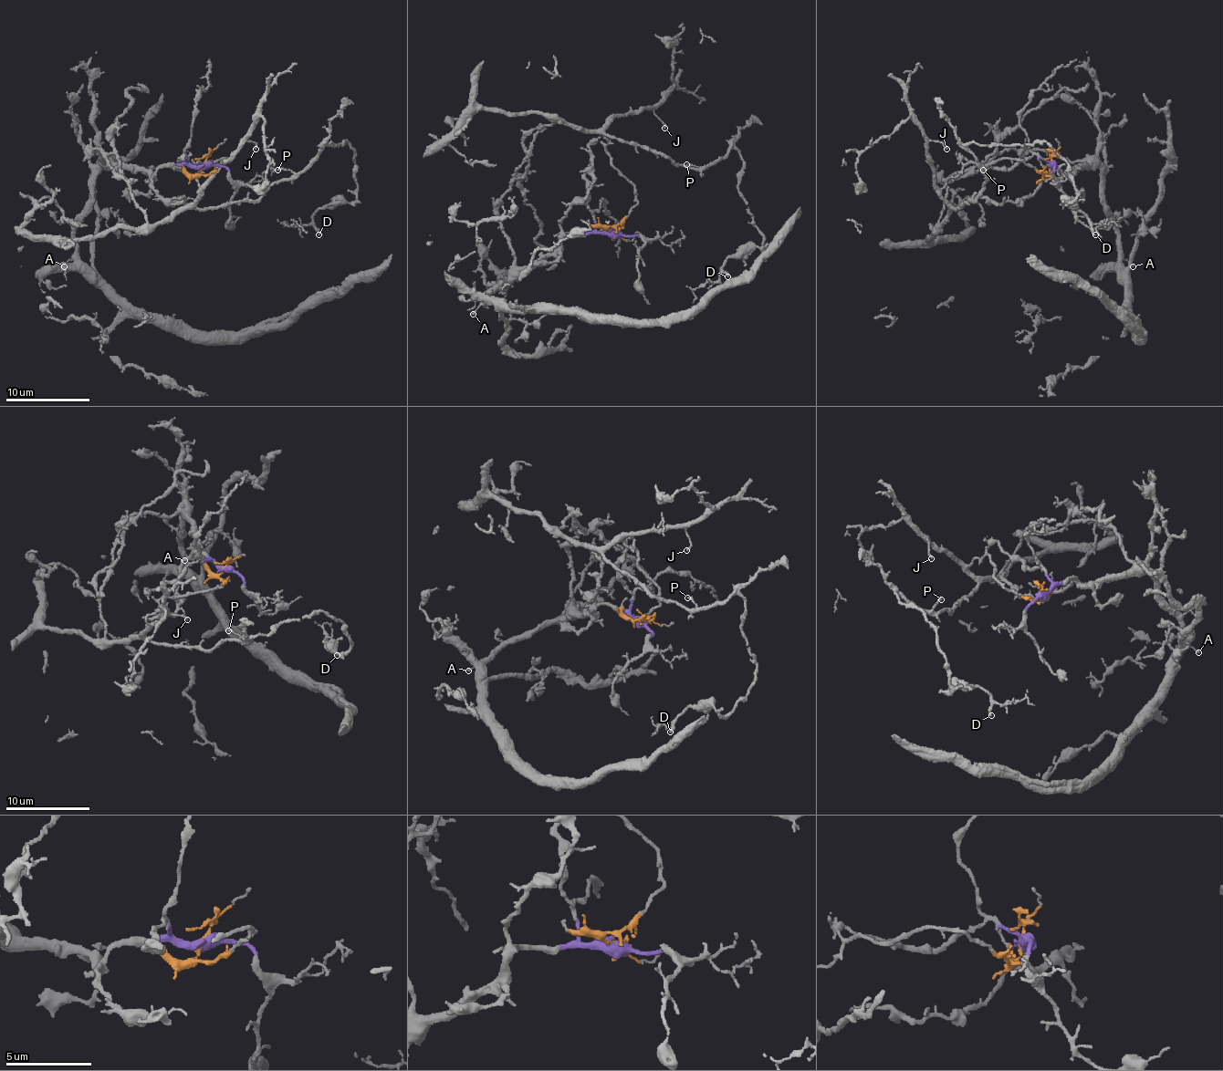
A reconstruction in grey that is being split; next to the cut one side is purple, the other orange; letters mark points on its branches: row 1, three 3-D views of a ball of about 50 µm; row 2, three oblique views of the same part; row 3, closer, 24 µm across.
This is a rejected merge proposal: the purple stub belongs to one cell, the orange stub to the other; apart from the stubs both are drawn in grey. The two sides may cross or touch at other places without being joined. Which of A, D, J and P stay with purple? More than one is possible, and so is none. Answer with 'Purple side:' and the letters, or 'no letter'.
Purple side: A

